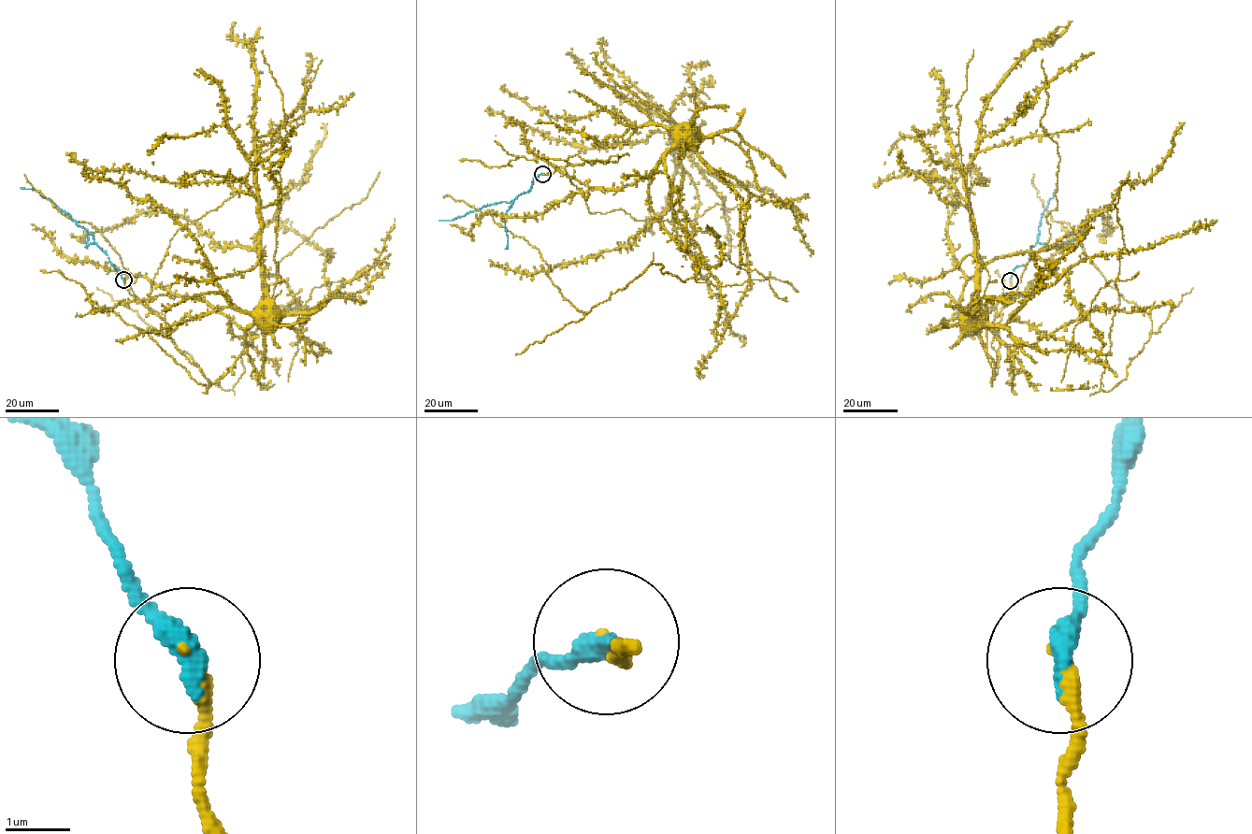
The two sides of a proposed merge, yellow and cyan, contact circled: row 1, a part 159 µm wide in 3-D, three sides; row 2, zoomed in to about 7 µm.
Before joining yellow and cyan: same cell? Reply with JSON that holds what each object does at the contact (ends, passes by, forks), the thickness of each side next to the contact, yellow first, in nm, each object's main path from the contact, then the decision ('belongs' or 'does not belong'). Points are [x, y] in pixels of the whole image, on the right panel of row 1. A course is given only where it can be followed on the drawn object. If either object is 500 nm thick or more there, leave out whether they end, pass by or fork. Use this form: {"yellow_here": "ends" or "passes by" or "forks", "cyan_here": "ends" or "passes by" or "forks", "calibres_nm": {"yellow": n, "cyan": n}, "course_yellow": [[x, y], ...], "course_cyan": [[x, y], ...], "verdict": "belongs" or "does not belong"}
{"yellow_here": "ends", "cyan_here": "ends", "calibres_nm": {"yellow": 240, "cyan": 380}, "course_yellow": [[1010, 280], [1006, 299], [1016, 295], [1026, 298], [1015, 315], [991, 328], [980, 316]], "course_cyan": [[1010, 280], [1014, 268], [1028, 263], [1029, 250], [1037, 241], [1043, 212], [1057, 187]], "verdict": "belongs"}

